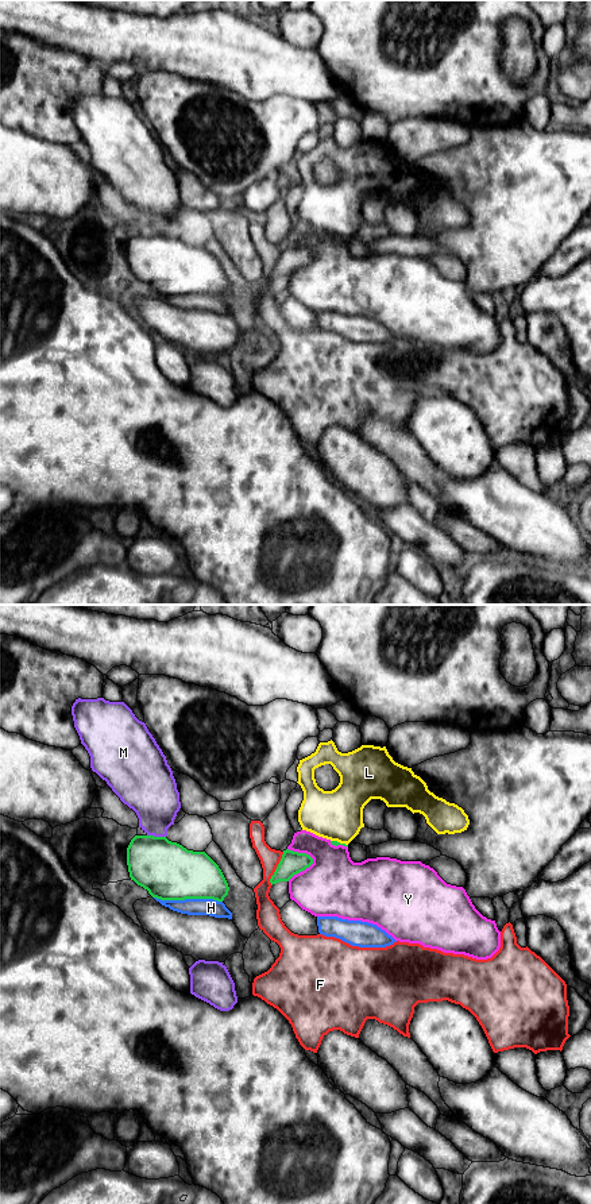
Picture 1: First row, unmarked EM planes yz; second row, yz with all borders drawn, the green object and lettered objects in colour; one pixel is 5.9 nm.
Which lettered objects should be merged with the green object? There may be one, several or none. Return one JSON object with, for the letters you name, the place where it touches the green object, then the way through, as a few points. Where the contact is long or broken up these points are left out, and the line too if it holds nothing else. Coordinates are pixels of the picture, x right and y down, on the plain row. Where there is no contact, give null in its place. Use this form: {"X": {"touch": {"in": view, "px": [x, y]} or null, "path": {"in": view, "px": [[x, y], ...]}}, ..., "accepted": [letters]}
{"accepted": []}

